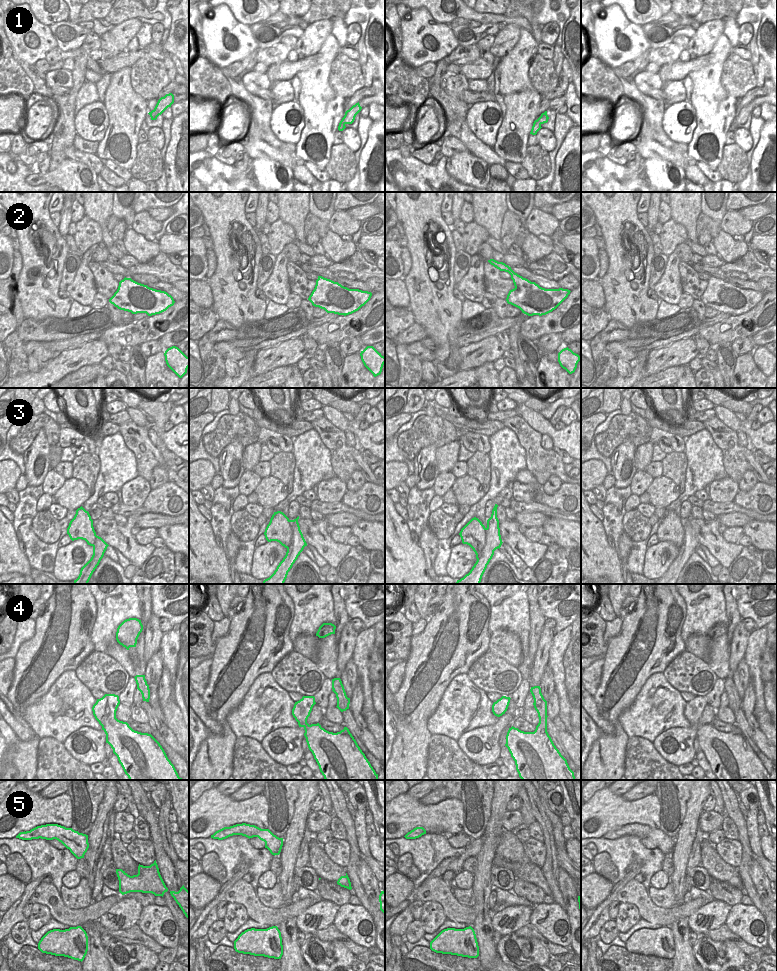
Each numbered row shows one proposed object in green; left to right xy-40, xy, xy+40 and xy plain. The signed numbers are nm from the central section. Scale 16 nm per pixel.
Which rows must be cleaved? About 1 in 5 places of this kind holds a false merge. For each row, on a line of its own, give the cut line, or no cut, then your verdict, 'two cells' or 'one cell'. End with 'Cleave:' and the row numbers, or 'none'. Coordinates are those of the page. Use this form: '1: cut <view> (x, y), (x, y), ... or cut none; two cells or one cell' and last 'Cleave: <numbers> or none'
1: cut none; one cell
2: cut none; one cell
3: cut xy+40 (487, 528), (486, 544), (481, 556), (477, 560); two cells
4: cut none; one cell
5: cut none; one cell
Cleave: 3

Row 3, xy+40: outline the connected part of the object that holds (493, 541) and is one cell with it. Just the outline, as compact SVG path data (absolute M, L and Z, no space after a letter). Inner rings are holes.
M495 504L491 517L487 520L487 538L486 545L482 551L481 557L476 561L472 569L455 584L480 584L482 576L494 555L496 549L500 549L502 539L500 535L499 520L497 518L497 507Z

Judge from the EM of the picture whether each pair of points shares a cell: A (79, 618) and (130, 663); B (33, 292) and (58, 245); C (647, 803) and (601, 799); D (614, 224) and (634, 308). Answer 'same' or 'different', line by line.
A: different
B: same
C: same
D: same

